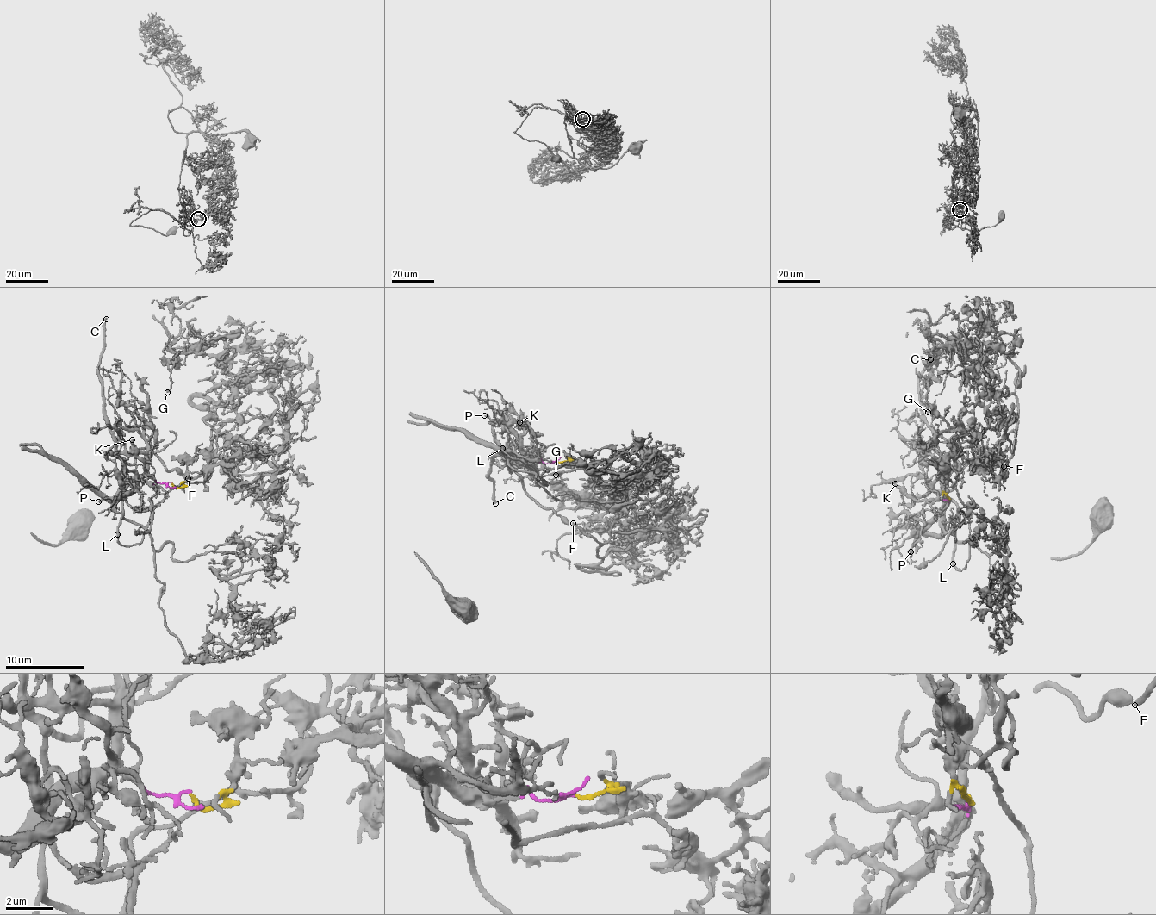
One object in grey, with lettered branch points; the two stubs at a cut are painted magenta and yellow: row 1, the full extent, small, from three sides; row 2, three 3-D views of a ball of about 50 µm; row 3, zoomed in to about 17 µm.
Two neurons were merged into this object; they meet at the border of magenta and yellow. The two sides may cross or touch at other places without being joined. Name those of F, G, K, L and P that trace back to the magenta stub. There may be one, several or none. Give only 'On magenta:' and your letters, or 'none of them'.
On magenta: K, P

